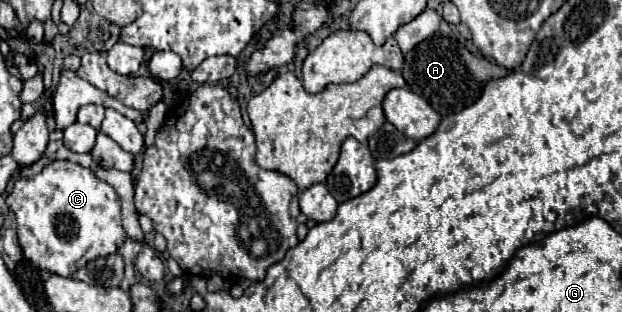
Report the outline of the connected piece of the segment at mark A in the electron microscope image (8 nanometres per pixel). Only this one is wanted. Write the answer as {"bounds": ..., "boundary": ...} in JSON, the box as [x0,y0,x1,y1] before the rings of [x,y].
{"bounds":[402,33,508,117],"boundary":[[[436,33],[430,39],[422,41],[410,53],[406,53],[406,61],[402,67],[402,75],[404,75],[408,89],[414,91],[416,95],[420,95],[422,99],[426,99],[432,105],[432,109],[436,113],[440,113],[442,117],[458,113],[464,107],[472,105],[480,97],[484,85],[490,79],[504,77],[506,73],[508,71],[504,67],[500,67],[498,63],[488,61],[486,57],[472,55],[466,49],[464,39],[458,33],[456,35],[454,33],[452,35]]]}

